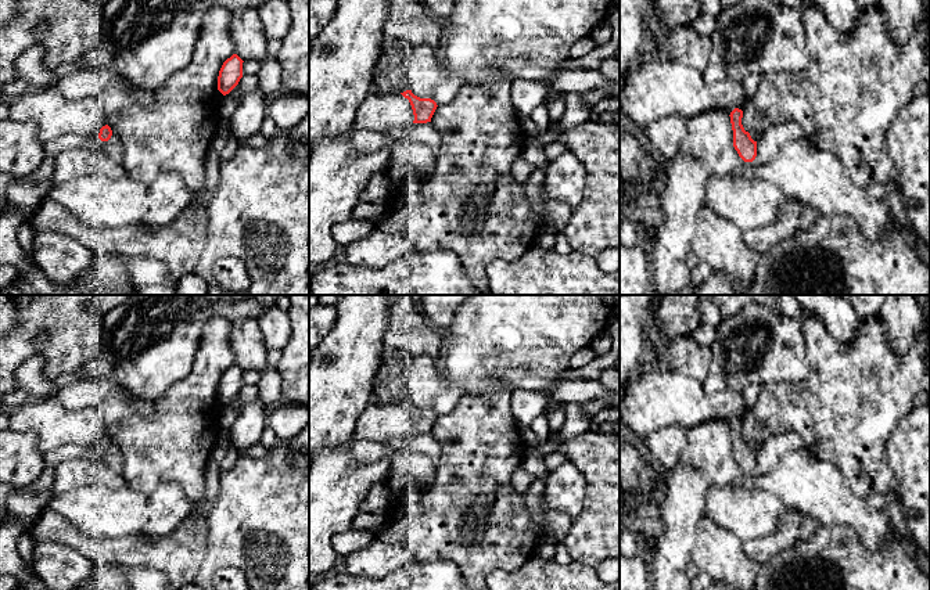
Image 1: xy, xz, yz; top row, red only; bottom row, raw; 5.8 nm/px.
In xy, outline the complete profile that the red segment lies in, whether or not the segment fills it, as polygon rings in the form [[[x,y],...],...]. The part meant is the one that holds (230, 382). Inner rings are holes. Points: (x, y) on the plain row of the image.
[[[237,364],[223,373],[218,386],[218,400],[223,406],[229,404],[243,388],[243,373]]]

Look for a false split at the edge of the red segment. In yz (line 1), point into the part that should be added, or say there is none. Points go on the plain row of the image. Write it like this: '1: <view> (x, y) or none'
1: none

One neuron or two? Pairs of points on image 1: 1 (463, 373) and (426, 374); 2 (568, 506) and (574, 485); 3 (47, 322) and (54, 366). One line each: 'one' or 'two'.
1: two
2: one
3: one

